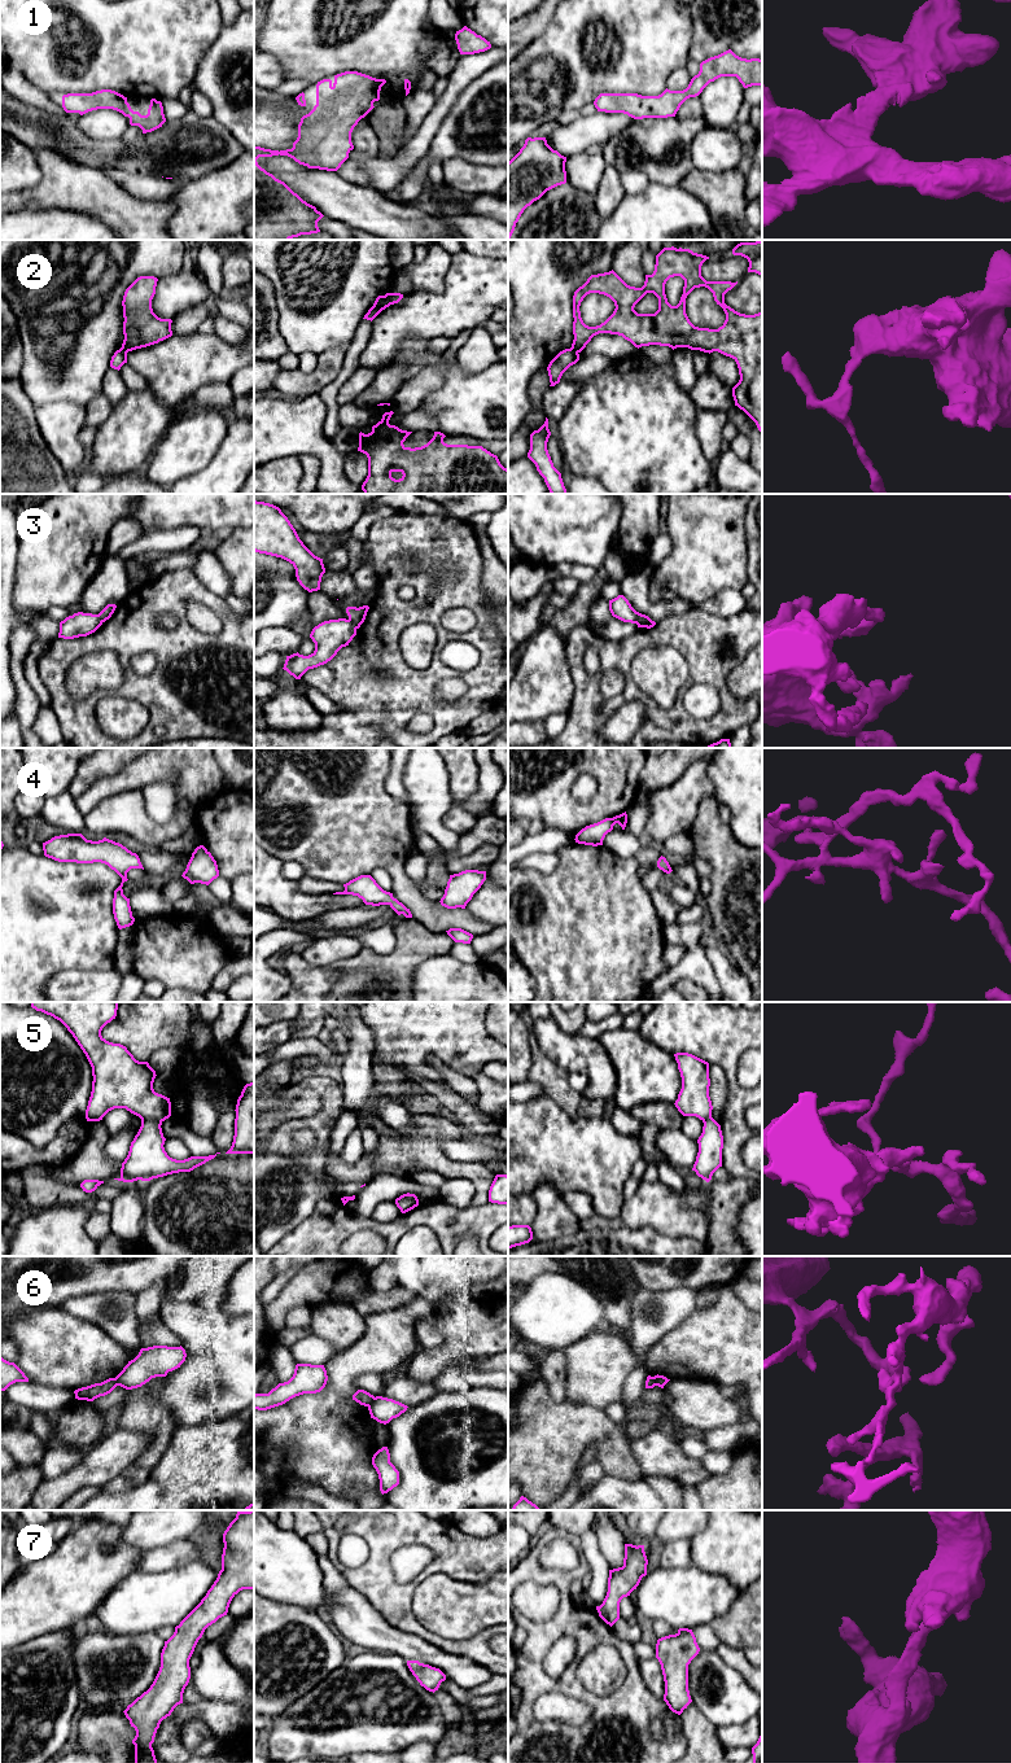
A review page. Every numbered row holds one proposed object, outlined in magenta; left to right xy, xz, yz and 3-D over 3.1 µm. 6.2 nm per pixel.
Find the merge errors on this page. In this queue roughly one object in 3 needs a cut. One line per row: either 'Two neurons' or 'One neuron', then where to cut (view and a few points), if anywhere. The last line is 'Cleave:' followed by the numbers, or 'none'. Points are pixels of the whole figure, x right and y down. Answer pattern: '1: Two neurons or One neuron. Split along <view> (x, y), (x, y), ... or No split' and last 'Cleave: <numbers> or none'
1: One neuron. No split
2: Two neurons. Split along yz (570, 348), (577, 353)
3: Two neurons. Split along xz (349, 618), (357, 628)
4: One neuron. No split
5: Two neurons. Split along xy (141, 1119), (156, 1119), (161, 1123)
6: Two neurons. Split along xz (375, 1398), (368, 1407)
7: One neuron. No split
Cleave: 2, 3, 5, 6

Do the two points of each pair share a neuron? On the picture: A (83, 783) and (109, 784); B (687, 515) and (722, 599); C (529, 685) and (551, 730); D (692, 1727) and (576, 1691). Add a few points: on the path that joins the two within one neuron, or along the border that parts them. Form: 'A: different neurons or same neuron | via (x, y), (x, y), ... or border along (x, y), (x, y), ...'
A: different neurons | border along (119, 769), (110, 775), (97, 778), (75, 799)
B: different neurons | border along (740, 590), (722, 589), (696, 604)
C: different neurons | border along (567, 712), (555, 712), (543, 720)
D: different neurons | border along (679, 1715), (687, 1749)

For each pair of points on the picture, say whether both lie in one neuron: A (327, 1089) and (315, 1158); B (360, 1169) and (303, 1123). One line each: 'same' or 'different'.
A: same
B: different

